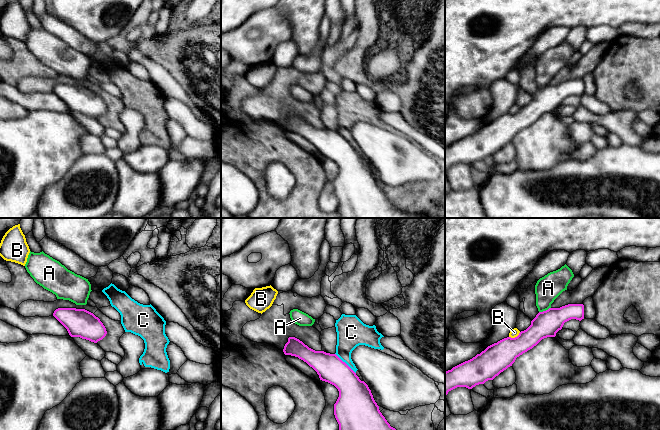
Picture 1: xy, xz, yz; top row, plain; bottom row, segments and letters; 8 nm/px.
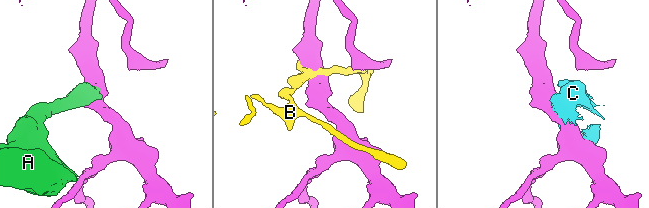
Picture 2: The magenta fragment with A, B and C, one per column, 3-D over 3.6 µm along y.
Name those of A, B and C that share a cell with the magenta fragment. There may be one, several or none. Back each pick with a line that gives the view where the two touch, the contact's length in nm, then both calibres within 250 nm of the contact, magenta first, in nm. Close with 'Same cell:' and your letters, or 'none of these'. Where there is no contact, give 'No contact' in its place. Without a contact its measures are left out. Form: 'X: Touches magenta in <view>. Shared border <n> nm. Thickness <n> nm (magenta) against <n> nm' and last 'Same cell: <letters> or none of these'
A: Touches magenta in yz. Shared border 100 nm. Thickness 200 nm (magenta) against 200 nm
Same cell: A

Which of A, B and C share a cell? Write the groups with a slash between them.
A / B / C

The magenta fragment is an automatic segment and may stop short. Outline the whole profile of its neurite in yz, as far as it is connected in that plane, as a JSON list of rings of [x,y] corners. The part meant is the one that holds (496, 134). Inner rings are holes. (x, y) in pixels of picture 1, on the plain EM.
[[[565,40],[540,54],[535,61],[536,82],[539,89],[531,101],[515,114],[507,113],[488,122],[480,130],[445,148],[445,172],[457,163],[472,165],[493,156],[512,142],[516,134],[532,125],[542,115],[555,113],[565,98],[584,95],[583,80],[568,80],[552,84],[551,80],[565,66],[574,53]]]

